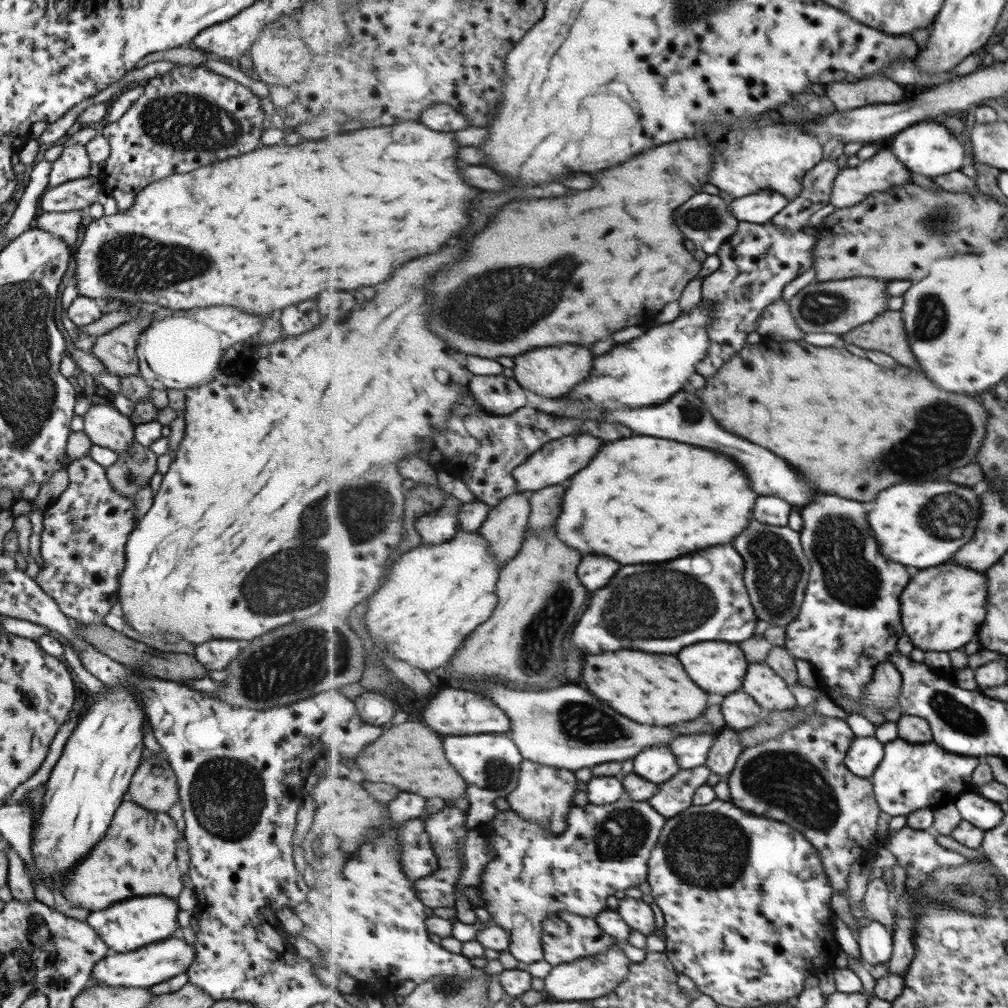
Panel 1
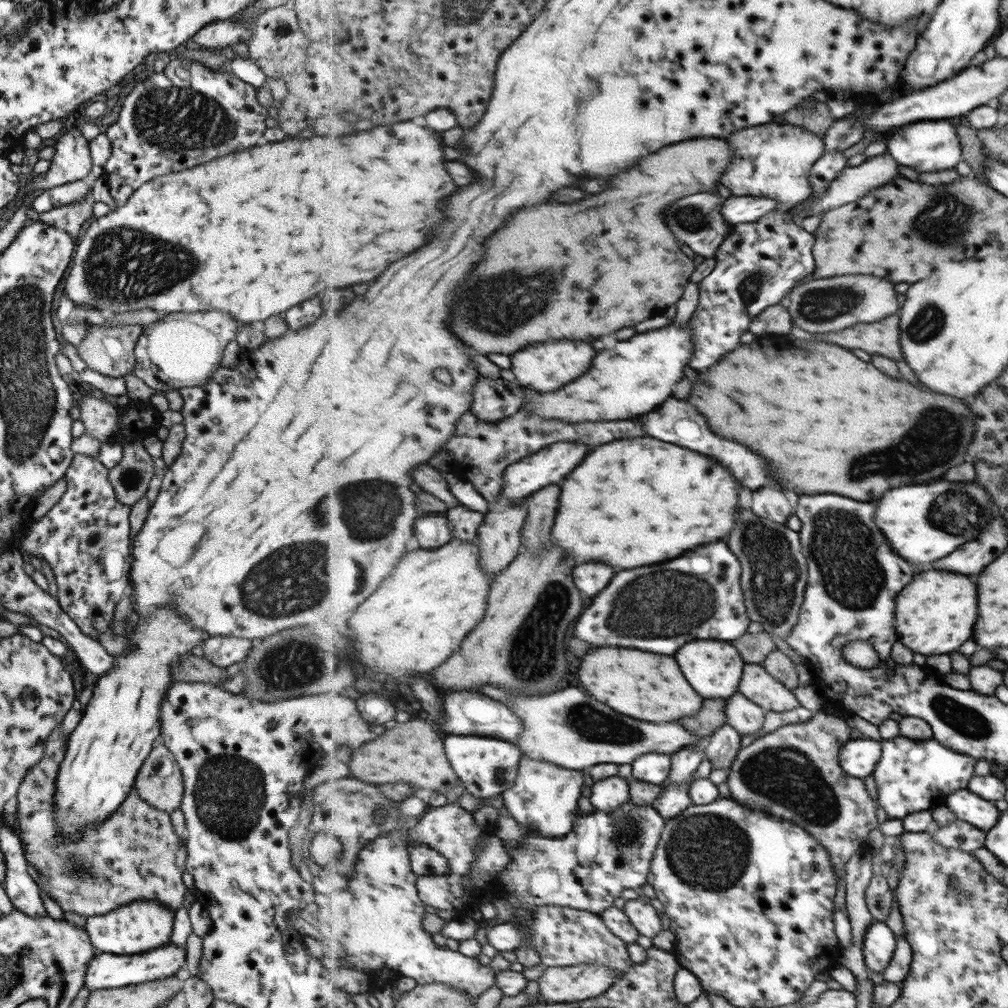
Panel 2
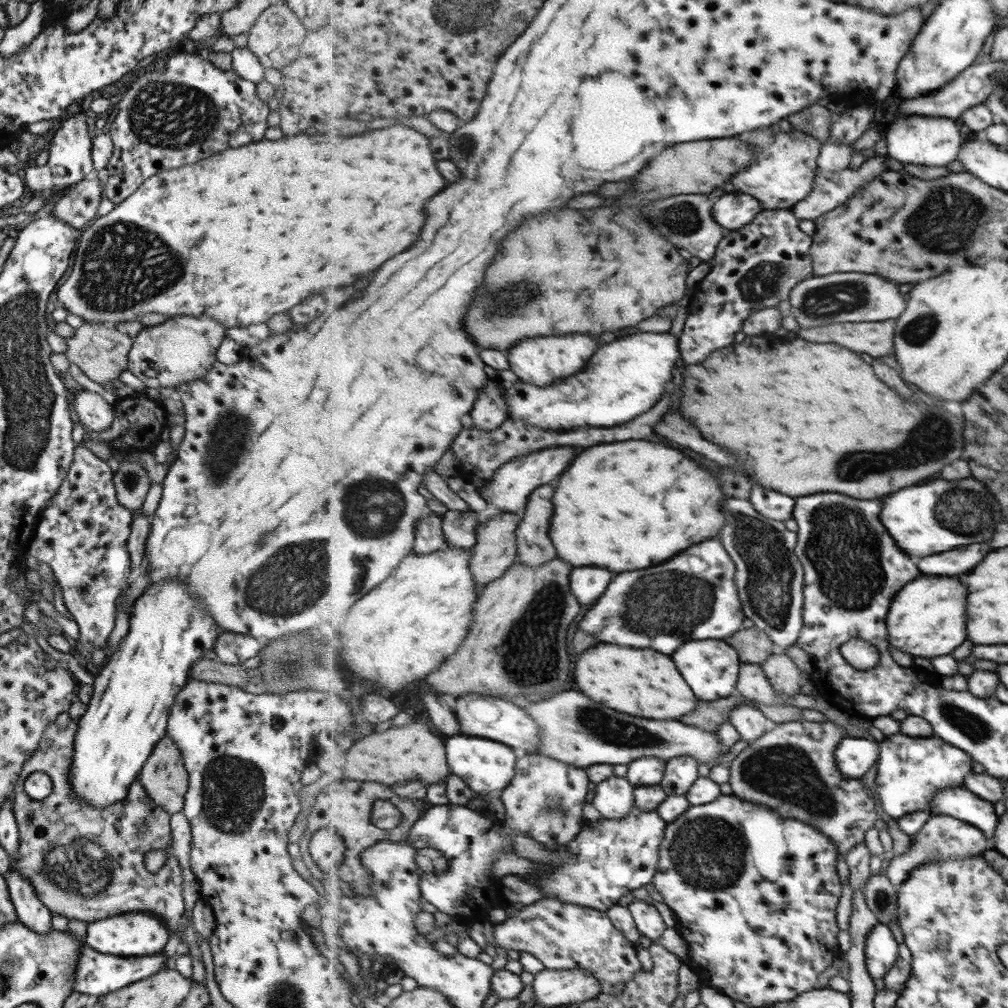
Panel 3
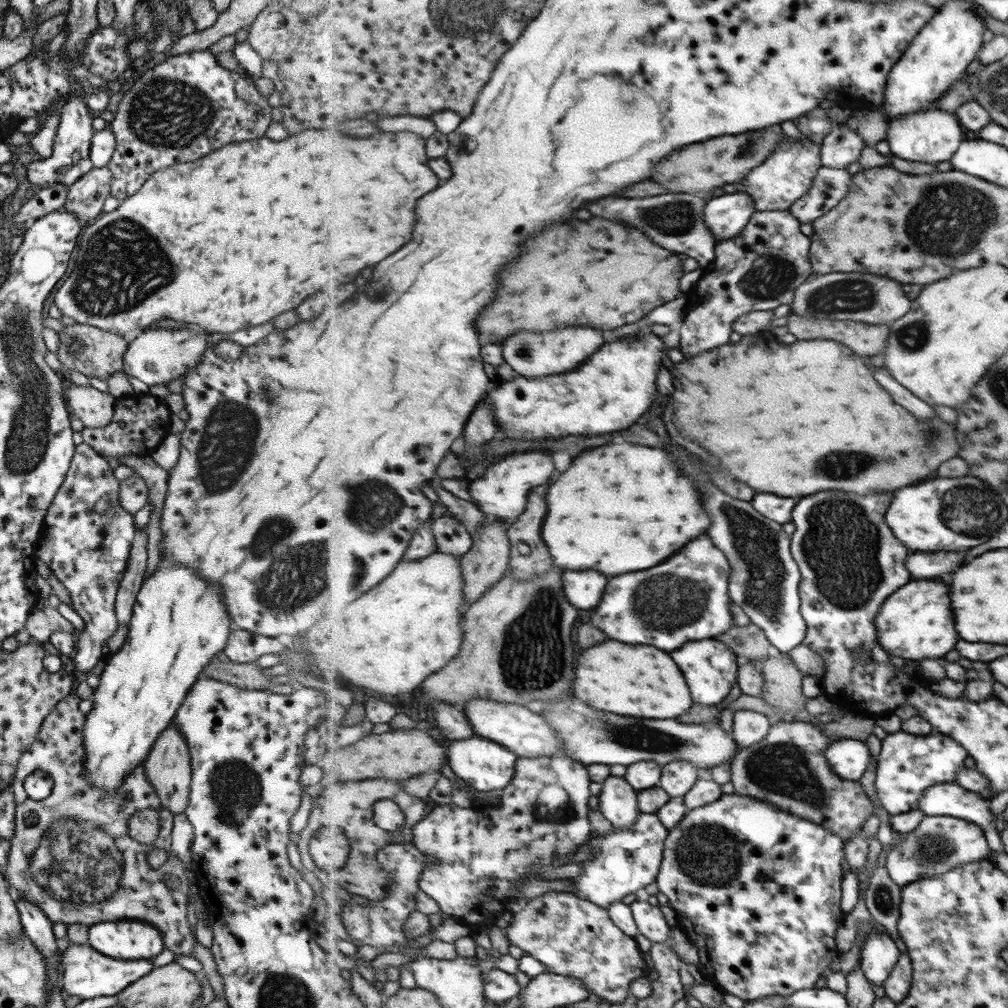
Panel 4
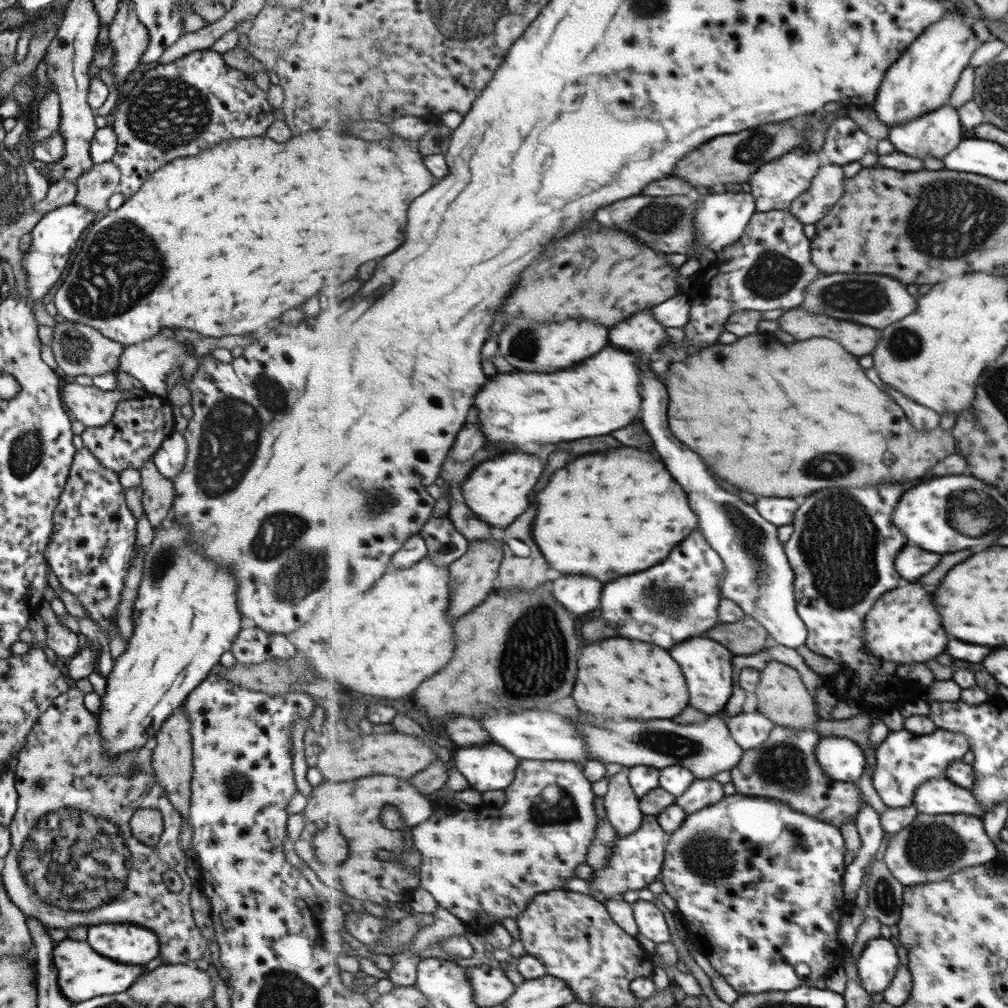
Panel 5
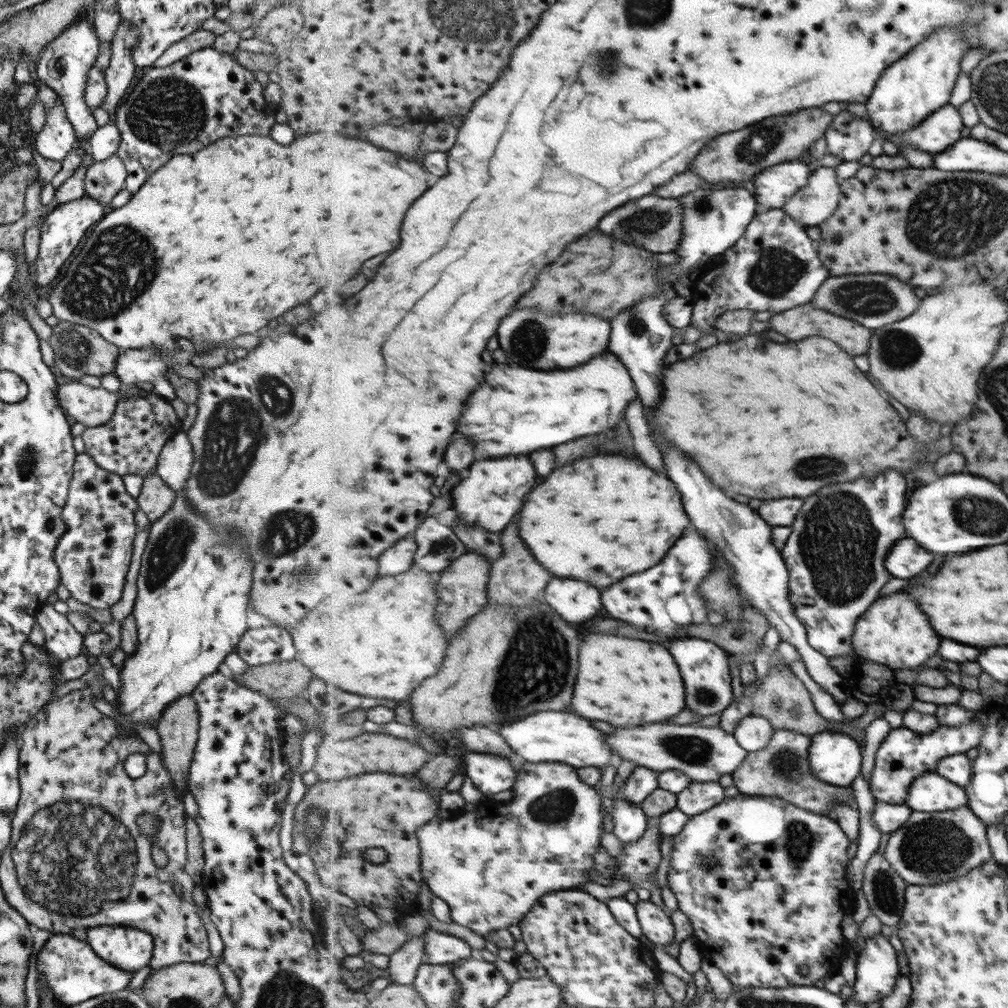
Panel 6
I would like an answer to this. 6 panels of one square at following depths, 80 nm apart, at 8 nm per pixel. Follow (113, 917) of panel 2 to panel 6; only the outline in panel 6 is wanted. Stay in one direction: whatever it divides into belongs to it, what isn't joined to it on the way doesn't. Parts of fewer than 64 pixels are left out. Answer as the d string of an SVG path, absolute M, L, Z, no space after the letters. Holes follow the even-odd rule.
M96 926L86 929L89 948L116 969L132 972L147 966L153 937L135 927Z

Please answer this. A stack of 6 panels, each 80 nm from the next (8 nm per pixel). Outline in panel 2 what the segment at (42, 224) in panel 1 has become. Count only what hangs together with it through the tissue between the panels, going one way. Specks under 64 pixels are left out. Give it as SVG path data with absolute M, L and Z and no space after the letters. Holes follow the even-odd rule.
M88 194L88 196L82 196L77 202L38 213L33 218L40 220L47 226L66 232L70 238L73 238L72 241L76 242L81 224L92 215L91 206L93 203L93 197Z

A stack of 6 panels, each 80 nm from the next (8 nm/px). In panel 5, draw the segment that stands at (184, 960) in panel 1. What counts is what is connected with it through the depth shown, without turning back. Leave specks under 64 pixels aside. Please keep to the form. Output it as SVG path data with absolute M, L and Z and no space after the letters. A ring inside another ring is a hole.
M68 937L54 942L51 956L58 989L71 1004L89 1000L94 996L123 993L144 970L144 965L124 965L112 961L97 954L85 941L75 941Z

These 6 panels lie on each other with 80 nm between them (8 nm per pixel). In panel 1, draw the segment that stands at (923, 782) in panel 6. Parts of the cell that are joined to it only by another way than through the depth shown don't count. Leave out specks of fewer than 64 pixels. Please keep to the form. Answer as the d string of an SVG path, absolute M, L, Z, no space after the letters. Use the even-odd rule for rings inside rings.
M979 792L962 793L962 796L955 801L955 806L964 820L968 820L981 830L994 829L1001 824L1004 816L997 803L984 798Z

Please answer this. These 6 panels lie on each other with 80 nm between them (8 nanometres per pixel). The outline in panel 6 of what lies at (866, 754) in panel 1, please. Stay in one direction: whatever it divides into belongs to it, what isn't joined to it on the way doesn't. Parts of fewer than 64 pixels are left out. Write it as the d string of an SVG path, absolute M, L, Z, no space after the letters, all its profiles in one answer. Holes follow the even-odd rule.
M823 731L813 737L809 764L813 774L823 782L848 787L861 774L863 765L860 742L844 733Z

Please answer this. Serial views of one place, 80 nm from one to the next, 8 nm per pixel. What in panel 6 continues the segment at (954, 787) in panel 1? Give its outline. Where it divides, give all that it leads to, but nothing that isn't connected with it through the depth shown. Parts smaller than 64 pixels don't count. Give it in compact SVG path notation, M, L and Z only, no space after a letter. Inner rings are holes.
M978 720L963 726L941 725L932 734L918 734L905 726L892 729L876 755L875 769L870 784L875 799L895 805L906 804L910 788L919 777L923 777L927 773L937 773L937 765L947 756L965 754L971 748L978 749L983 734L985 732Z

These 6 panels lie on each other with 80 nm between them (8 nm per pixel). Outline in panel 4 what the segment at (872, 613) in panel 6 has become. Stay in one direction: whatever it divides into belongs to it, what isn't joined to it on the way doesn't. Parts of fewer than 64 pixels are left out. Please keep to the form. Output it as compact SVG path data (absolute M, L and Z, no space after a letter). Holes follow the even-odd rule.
M915 580L903 586L885 601L876 618L878 641L891 657L920 661L943 658L955 650L959 632L955 628L955 612L951 606L951 586L935 580Z

